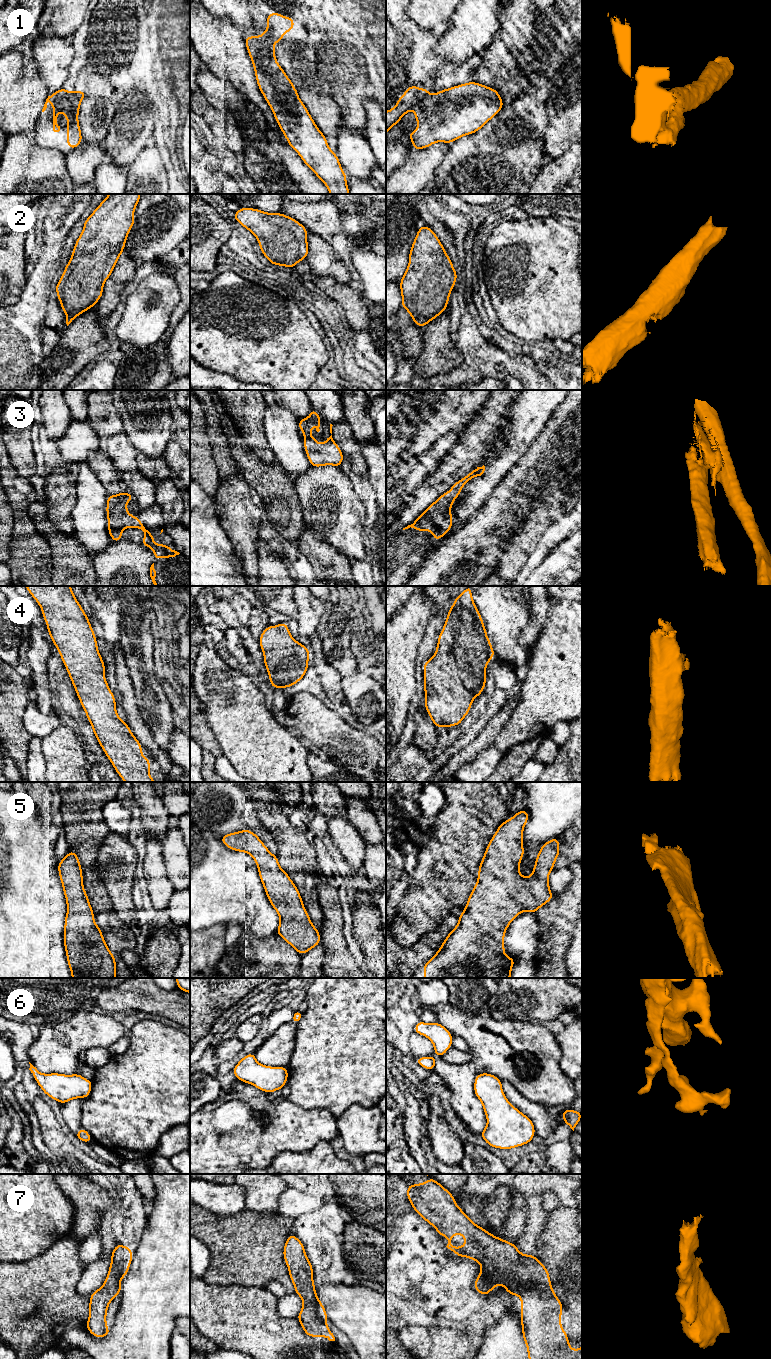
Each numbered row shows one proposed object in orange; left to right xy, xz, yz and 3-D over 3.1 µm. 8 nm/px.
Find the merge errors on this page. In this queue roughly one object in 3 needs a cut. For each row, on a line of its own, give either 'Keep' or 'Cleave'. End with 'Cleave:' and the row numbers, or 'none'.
1: Cleave
2: Keep
3: Cleave
4: Keep
5: Keep
6: Keep
7: Keep
Cleave: 1, 3

